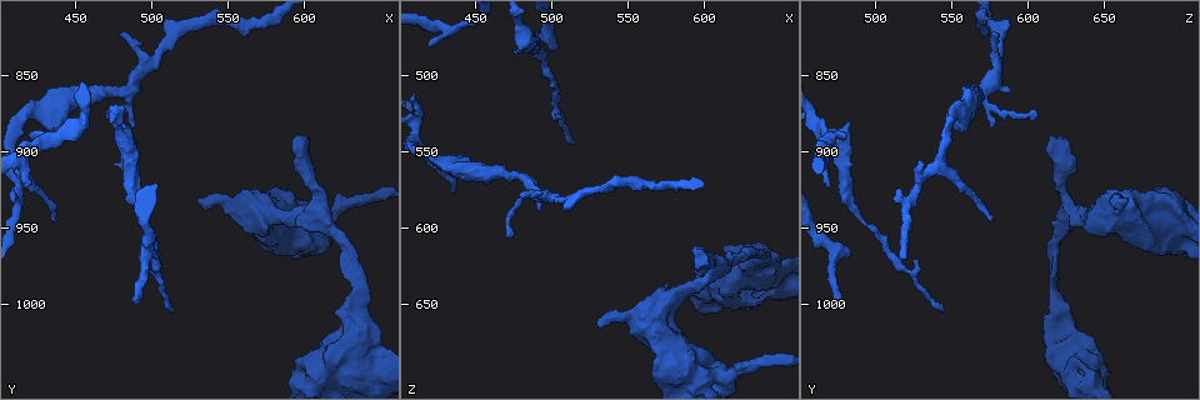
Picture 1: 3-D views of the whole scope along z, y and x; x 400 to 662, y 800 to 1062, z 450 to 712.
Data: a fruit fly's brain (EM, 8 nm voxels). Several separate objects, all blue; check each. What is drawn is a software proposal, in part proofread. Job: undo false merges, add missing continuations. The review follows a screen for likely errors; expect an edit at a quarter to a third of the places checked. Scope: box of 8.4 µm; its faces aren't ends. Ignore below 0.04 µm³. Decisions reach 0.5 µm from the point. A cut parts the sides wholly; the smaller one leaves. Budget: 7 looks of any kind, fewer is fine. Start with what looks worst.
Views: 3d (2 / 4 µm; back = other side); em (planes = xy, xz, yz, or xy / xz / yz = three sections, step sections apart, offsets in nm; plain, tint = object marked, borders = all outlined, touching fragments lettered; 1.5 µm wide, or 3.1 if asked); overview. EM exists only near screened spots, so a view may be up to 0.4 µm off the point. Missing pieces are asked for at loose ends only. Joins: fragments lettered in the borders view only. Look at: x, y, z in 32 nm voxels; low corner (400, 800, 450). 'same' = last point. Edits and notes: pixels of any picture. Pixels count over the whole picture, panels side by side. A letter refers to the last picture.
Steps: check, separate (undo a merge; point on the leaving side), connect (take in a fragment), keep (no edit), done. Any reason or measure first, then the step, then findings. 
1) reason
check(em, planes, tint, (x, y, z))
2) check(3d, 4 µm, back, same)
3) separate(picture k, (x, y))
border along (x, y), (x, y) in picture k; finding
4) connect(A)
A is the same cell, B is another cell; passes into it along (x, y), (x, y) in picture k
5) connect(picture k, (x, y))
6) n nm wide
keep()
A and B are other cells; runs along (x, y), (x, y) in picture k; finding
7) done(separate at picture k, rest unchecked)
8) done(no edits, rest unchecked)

branch stops here
check(em, xy, step 4, borders, (418, 888, 480))

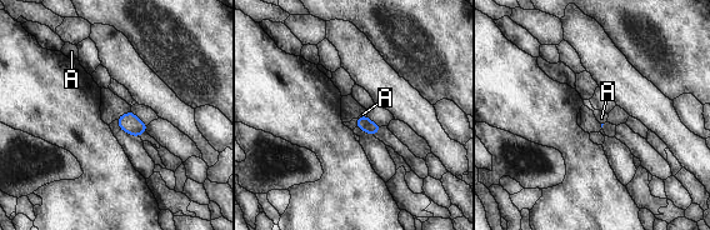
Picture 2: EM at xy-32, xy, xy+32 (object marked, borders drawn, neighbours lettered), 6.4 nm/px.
check(em, planes, borders, same)

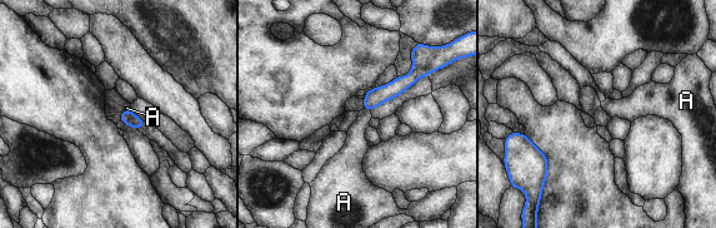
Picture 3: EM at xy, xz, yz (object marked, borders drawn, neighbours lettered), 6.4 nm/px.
keep()
A is another cell; runs along (415, 64), (404, 83), (366, 105) in picture 3; no lettered fragment goes on from it

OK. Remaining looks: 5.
an open end
check(3d, 2 µm, (638, 1046, 652))

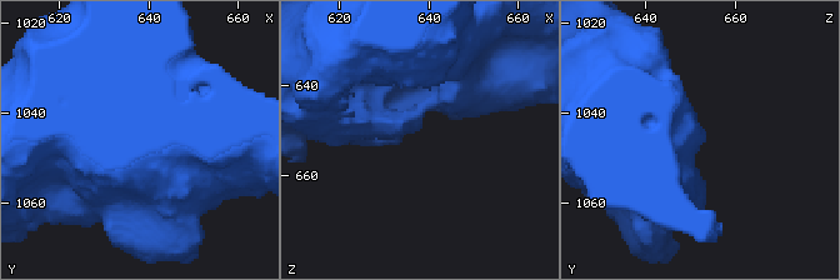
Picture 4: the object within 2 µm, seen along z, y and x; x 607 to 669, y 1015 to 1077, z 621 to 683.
check(em, xz, step 4, tint, same)

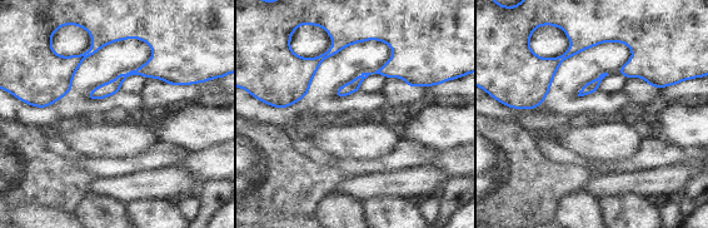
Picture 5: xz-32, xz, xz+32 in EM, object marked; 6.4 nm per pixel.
check(em, planes, borders, same)

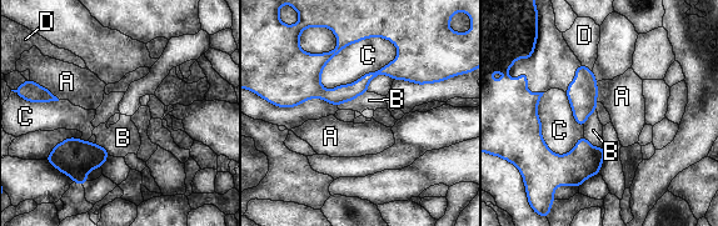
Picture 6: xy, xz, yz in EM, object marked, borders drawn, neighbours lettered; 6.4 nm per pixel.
keep()
A, B, C and D are other cells; border along (367, 91), (338, 106) in picture 6; none of them fits

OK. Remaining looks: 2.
an open end
check(em, planes, plain, (596, 888, 614))

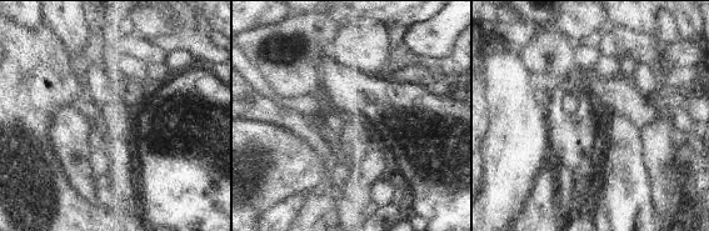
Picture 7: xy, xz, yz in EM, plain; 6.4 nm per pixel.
what lies round it
check(em, planes, borders, same)

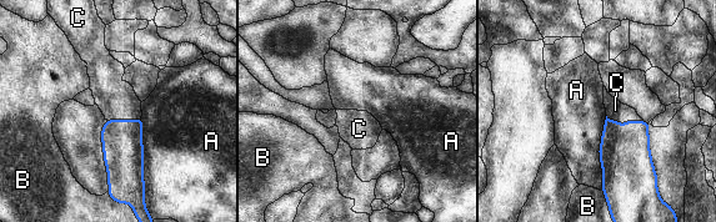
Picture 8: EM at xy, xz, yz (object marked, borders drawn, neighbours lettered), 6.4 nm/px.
connect(C)
C is the same cell, A and B are other cells; it goes on there

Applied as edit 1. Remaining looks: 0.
done(connect at picture 8, rest unchecked)

